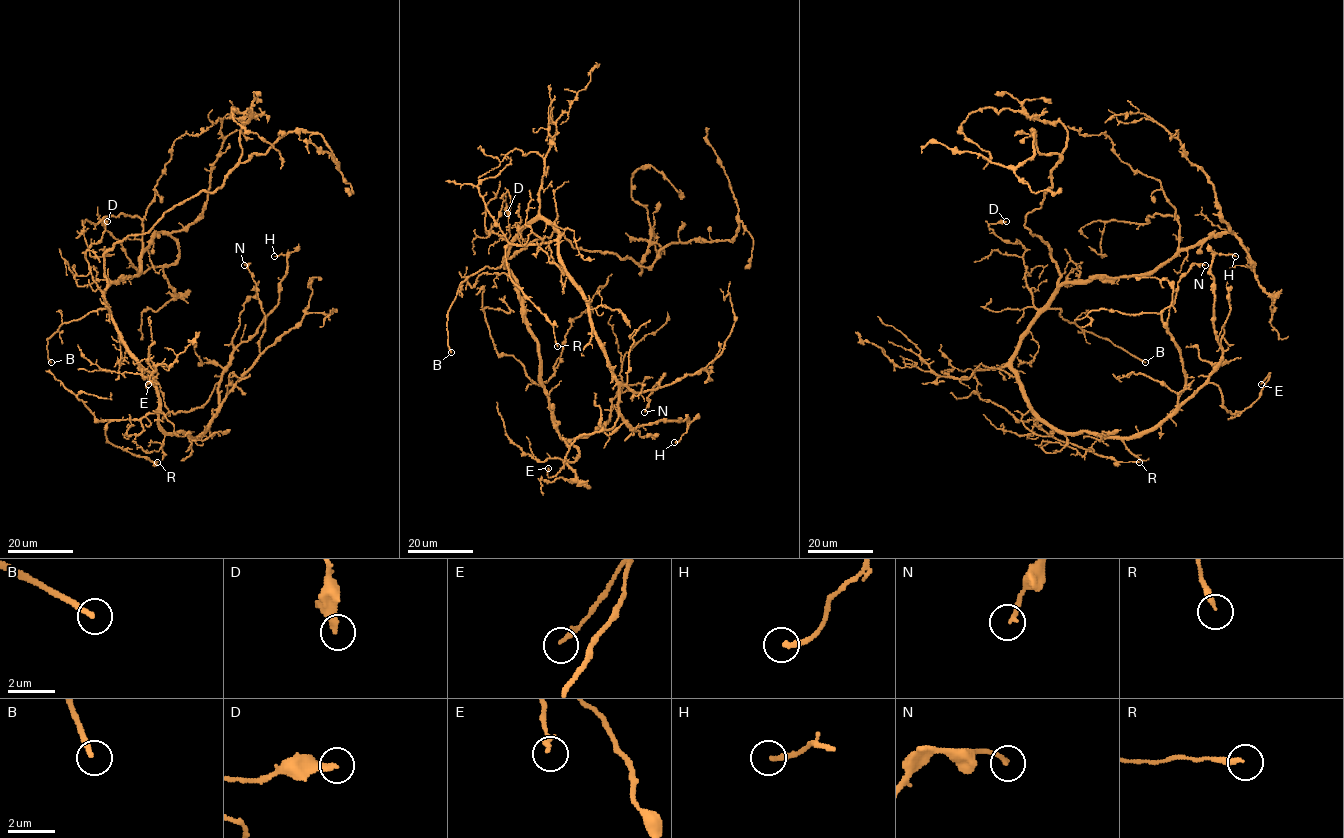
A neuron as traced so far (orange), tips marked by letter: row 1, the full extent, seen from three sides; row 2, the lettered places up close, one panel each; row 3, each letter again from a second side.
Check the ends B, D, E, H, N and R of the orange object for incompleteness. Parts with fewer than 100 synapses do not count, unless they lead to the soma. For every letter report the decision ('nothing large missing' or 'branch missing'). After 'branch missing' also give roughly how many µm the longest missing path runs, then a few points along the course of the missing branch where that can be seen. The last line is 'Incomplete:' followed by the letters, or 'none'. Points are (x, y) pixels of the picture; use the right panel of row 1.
B: branch missing; about 60 µm are missing; missing branch runs (1145, 362), (1205, 385), (1237, 384), (1271, 392), (1307, 382), (1313, 376)
D: nothing large missing
E: nothing large missing
H: nothing large missing
N: nothing large missing
R: nothing large missing
Incomplete: B

